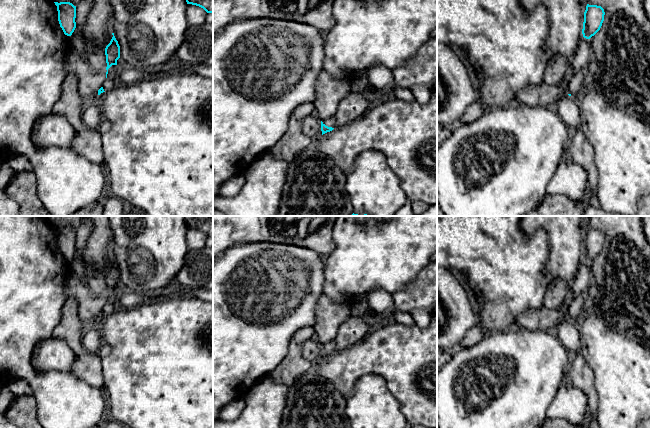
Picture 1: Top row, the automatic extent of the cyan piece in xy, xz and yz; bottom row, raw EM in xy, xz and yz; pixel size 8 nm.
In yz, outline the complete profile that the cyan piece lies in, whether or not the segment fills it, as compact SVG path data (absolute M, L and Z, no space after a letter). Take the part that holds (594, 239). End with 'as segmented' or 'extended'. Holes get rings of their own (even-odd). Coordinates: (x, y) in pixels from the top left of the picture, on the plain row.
M587 228L584 236L584 246L582 258L586 263L590 263L601 252L604 245L604 233L601 230Z; as segmented

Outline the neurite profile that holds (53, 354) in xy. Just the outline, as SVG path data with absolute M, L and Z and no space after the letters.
M51 337L40 341L32 354L32 364L37 372L72 372L76 354L63 339Z

